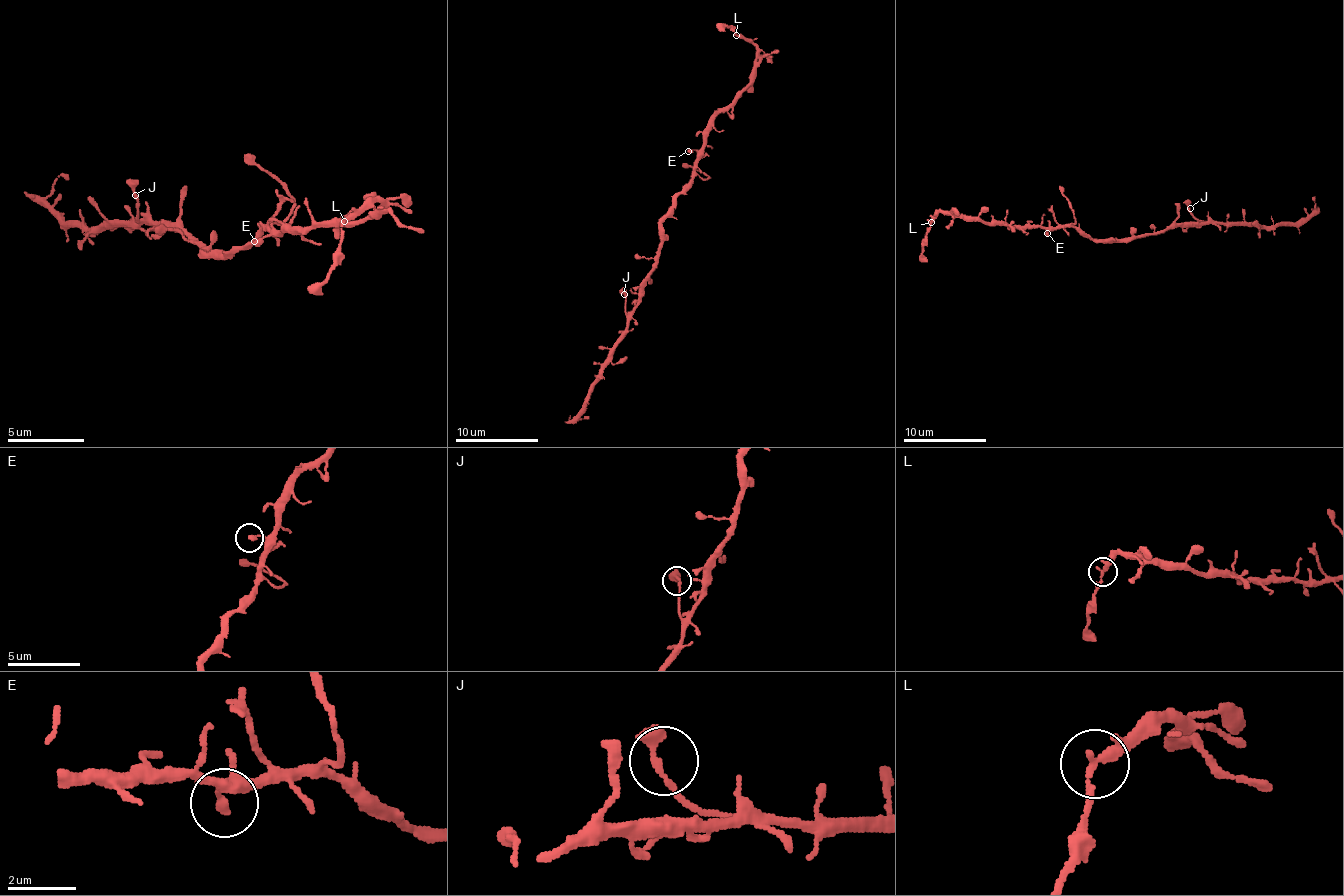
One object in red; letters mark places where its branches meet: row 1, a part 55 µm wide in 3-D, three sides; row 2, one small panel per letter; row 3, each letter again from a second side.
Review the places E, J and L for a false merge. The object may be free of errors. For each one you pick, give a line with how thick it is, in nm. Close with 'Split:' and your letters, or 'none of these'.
Split: none of these

